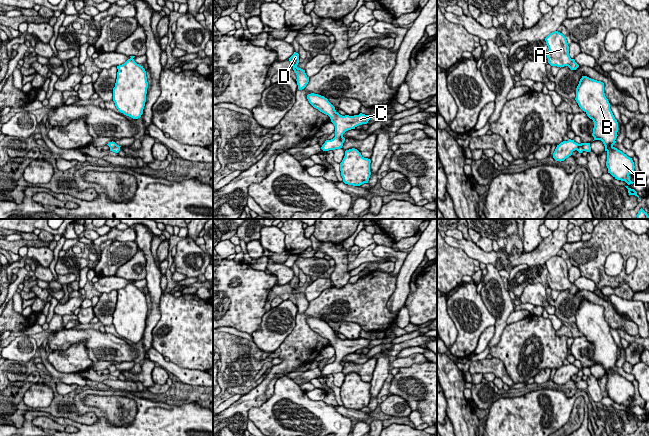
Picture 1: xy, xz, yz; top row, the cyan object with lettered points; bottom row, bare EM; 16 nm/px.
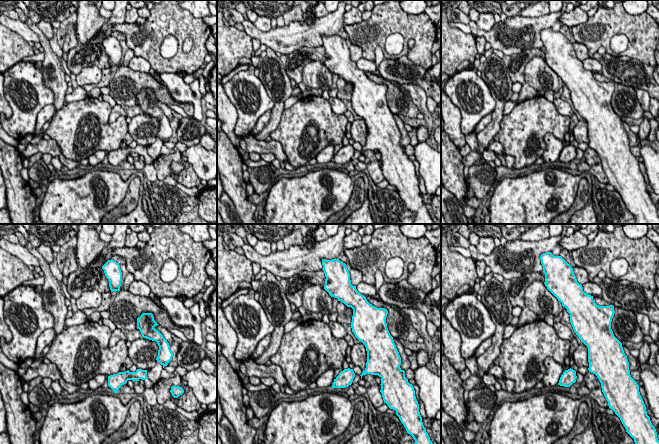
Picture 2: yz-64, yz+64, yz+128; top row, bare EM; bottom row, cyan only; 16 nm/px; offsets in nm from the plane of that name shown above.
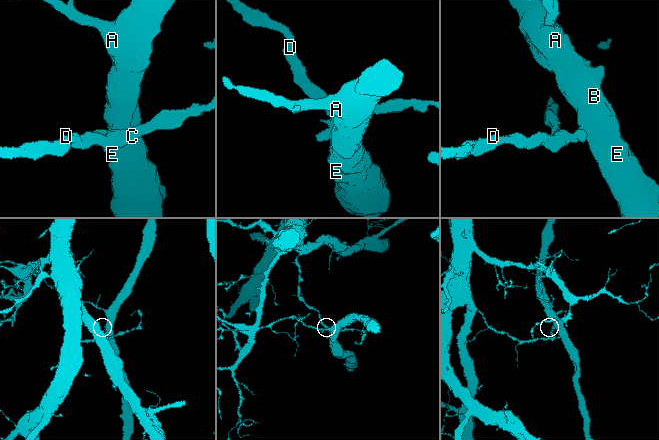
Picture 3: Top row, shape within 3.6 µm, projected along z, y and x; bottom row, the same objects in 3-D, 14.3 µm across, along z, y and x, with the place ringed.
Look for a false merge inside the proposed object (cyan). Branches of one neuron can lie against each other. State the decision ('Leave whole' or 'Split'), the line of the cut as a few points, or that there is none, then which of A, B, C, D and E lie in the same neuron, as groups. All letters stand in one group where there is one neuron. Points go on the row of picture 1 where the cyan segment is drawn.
Split. Split along yz (576, 149), (581, 146), (584, 150). Groups: A B E / C D

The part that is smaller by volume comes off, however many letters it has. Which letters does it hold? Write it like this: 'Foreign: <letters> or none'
Foreign: A, B, E

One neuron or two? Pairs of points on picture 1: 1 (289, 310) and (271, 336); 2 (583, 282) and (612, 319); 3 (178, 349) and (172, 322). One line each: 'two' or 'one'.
1: one
2: two
3: one

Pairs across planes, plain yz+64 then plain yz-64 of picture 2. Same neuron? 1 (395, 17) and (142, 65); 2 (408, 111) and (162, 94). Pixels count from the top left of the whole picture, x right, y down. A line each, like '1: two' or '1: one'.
1: two
2: one

